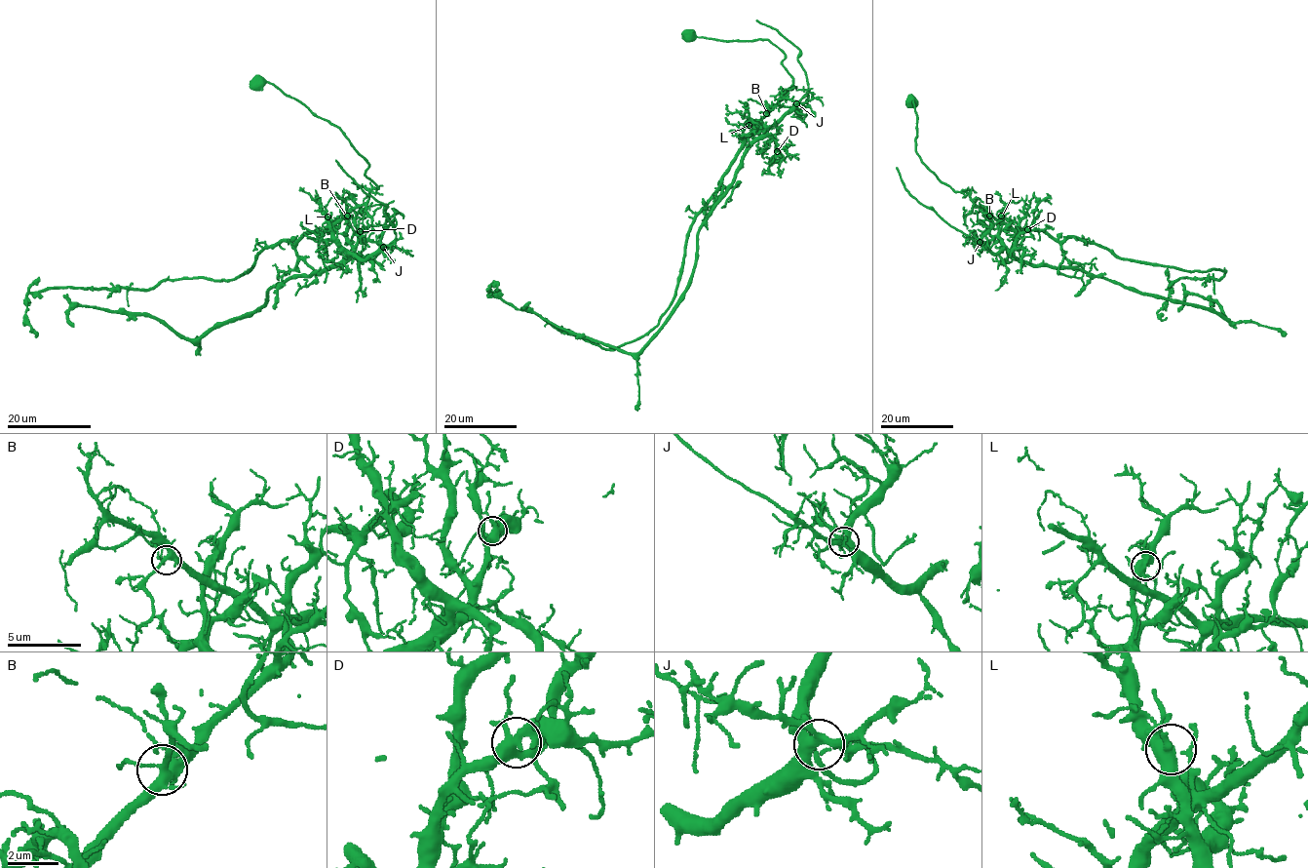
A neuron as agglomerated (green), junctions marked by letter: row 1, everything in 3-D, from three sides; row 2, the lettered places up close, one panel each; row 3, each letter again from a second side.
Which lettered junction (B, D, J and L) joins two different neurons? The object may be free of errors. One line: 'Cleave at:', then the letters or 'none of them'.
Cleave at: L

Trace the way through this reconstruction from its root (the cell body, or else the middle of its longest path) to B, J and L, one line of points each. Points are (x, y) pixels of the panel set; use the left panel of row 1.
B: (255, 81), (273, 83), (336, 126), (366, 161), (365, 175), (378, 187), (347, 216)
J: (255, 81), (273, 83), (336, 126), (366, 161), (365, 175), (378, 187), (361, 211), (386, 206), (383, 247)
L: (255, 81), (273, 83), (336, 126), (366, 161), (365, 175), (378, 187), (331, 225), (326, 216)

